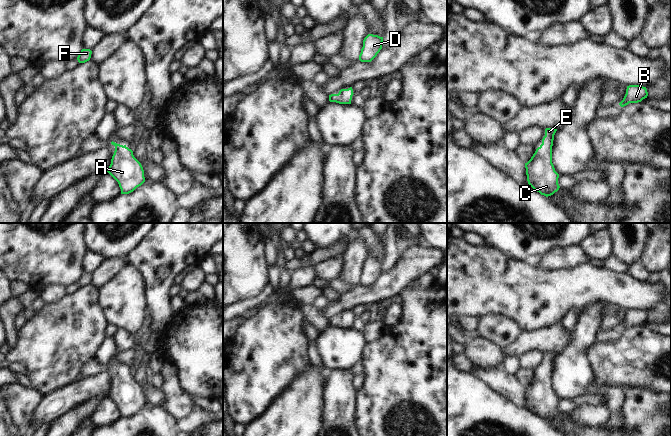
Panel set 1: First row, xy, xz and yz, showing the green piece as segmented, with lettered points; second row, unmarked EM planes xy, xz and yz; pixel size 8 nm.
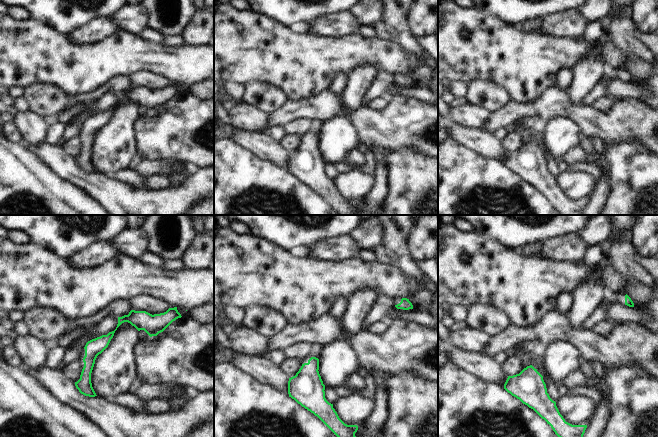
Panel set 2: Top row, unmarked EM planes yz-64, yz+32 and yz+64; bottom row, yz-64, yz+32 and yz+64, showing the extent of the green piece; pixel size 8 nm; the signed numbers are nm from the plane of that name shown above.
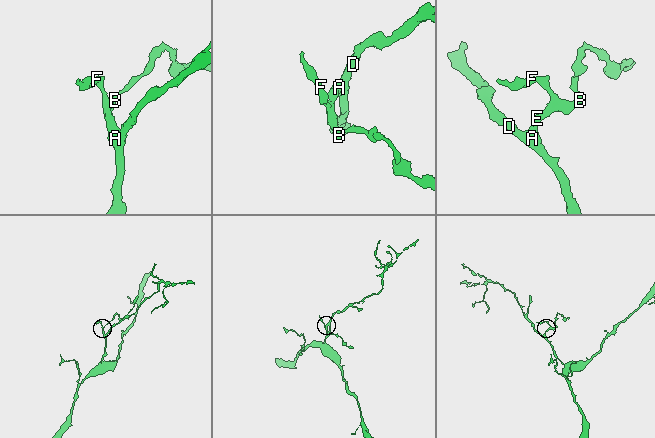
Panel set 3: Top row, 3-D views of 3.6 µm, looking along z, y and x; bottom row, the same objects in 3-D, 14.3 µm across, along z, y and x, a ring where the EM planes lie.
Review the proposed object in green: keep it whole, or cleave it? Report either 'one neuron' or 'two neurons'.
one neuron

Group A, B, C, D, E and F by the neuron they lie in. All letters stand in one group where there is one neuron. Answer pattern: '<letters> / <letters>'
A B C D E F

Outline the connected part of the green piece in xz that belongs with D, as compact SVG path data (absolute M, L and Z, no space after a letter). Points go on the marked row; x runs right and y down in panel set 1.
M368 34L363 40L363 47L359 55L361 62L371 62L382 49L383 37Z

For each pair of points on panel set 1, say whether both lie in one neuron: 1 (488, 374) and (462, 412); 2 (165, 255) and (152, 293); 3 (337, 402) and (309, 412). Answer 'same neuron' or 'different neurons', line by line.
1: different neurons
2: same neuron
3: different neurons

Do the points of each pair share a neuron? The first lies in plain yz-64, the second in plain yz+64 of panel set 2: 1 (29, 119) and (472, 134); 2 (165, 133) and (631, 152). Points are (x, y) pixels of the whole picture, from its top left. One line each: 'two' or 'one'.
1: two
2: two

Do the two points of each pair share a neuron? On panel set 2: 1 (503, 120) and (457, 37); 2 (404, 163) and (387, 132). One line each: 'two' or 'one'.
1: two
2: two

